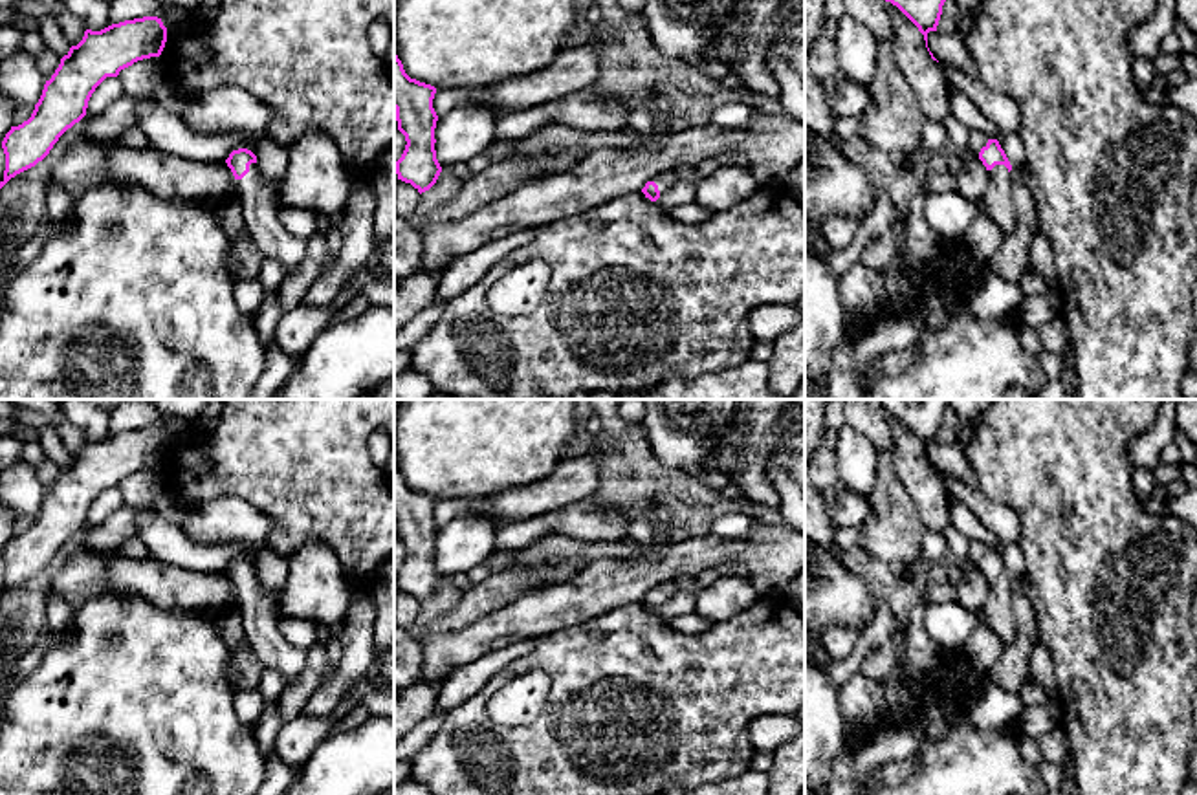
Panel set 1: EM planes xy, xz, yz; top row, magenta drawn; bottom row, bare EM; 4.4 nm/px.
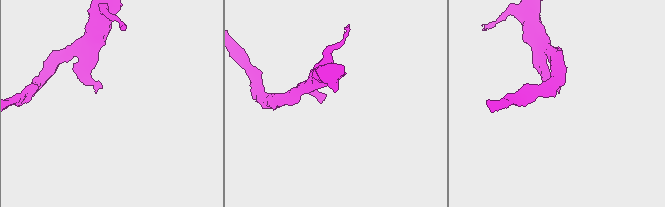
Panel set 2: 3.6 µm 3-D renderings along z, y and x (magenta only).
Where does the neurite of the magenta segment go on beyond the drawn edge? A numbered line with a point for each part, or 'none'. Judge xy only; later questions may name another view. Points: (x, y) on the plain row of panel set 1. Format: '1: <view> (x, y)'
1: xy (261, 621)

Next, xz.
1: xz (666, 588)

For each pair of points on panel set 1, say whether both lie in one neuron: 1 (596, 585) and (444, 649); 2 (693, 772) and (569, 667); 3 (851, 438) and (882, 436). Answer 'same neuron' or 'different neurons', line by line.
1: same neuron
2: same neuron
3: different neurons

